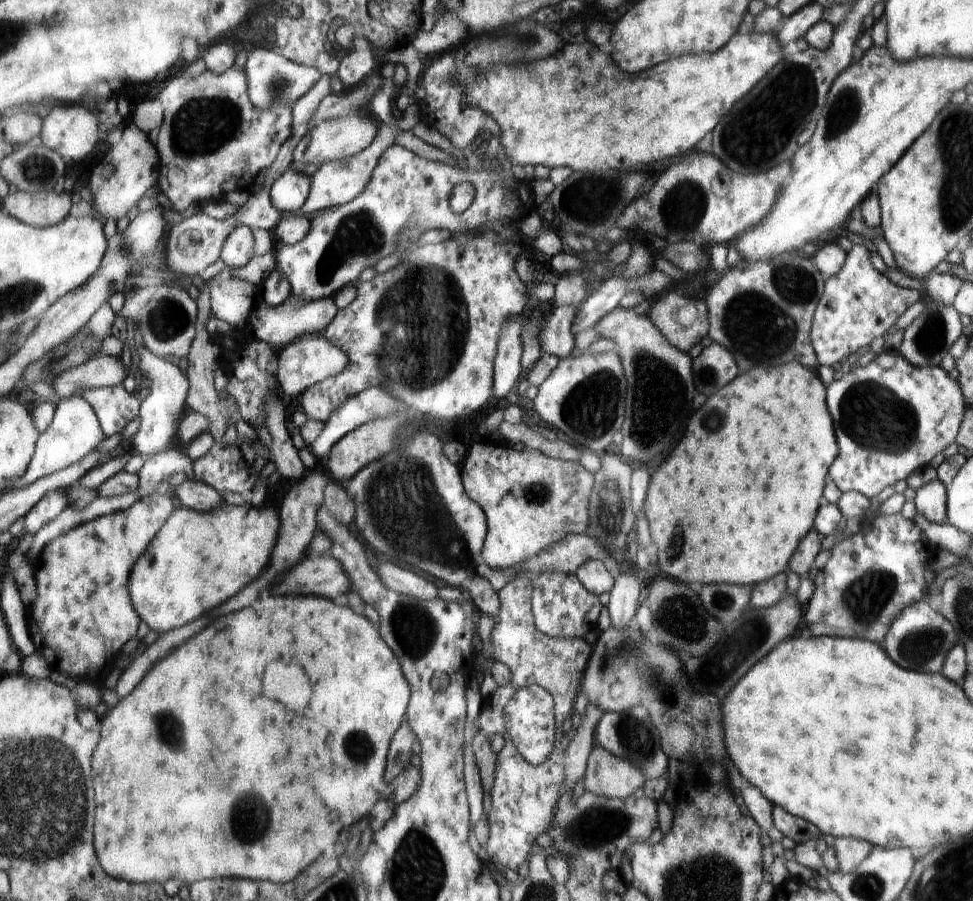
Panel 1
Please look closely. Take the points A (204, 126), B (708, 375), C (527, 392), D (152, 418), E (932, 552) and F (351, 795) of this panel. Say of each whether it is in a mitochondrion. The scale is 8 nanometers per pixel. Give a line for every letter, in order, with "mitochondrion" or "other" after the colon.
A: mitochondrion
B: mitochondrion
C: other
D: other
E: other
F: other

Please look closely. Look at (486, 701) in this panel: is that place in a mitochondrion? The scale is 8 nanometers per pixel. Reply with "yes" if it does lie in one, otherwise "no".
no

